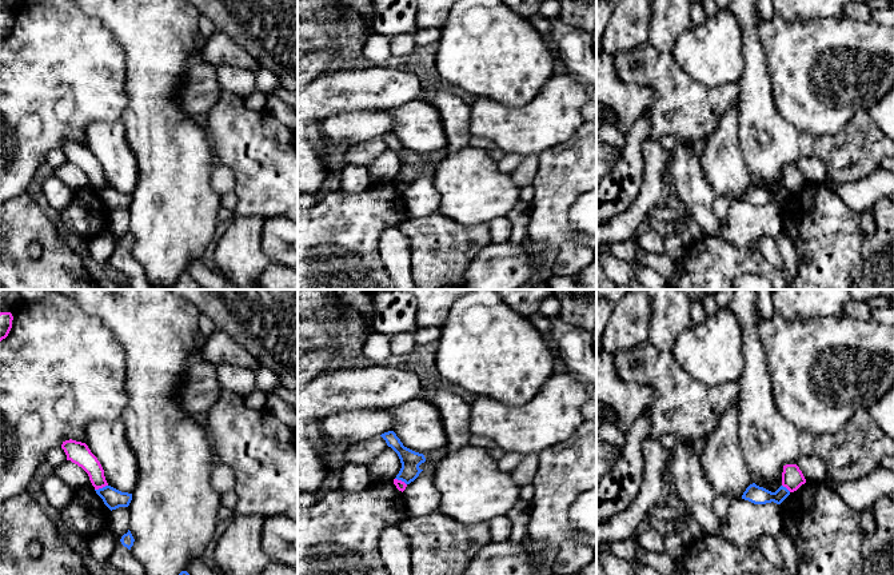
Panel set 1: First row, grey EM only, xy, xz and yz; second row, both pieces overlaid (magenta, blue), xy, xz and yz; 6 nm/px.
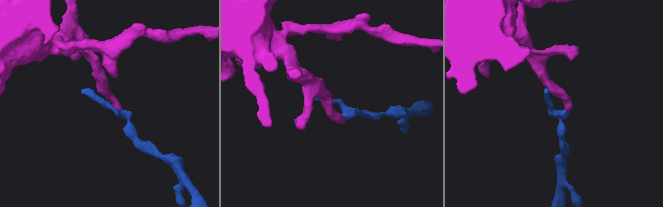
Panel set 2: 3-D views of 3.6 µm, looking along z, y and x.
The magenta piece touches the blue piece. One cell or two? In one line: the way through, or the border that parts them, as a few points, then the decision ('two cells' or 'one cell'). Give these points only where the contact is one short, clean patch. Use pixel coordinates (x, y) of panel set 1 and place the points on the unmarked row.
border along xy (107, 186), (95, 191); two cells

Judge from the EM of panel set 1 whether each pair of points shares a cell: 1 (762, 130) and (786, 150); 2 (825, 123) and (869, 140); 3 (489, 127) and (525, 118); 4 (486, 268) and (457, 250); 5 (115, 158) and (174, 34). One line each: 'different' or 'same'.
1: same
2: different
3: same
4: different
5: different

